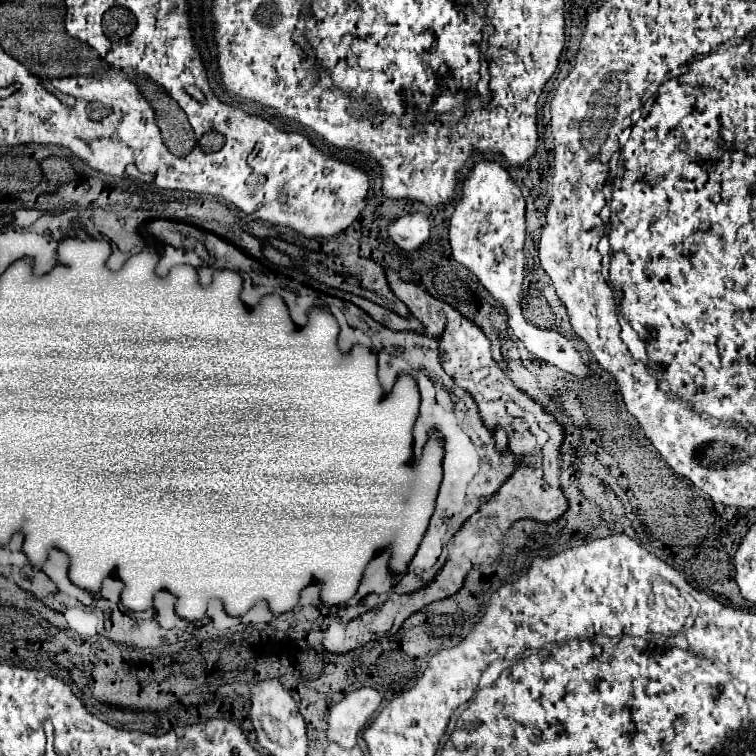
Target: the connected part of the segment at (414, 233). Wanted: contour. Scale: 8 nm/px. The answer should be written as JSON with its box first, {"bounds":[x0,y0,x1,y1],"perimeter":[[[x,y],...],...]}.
{"bounds":[389,212,431,250],"perimeter":[[[421,212],[399,216],[389,224],[391,240],[403,250],[417,250],[421,244],[425,244],[429,240],[429,230],[431,224]]]}

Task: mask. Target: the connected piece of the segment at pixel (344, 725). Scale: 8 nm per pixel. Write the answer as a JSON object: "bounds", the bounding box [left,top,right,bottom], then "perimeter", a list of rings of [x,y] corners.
{"bounds":[327,688,381,748],"perimeter":[[[359,688],[347,694],[339,704],[329,710],[327,740],[343,748],[353,748],[357,744],[359,730],[367,724],[379,704],[381,696],[373,688]]]}

